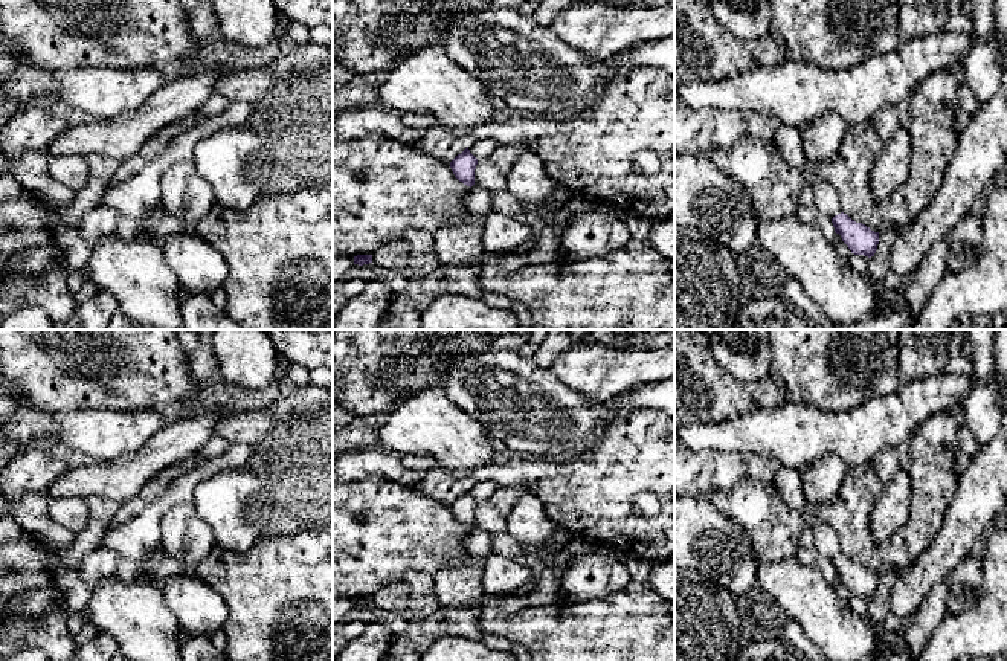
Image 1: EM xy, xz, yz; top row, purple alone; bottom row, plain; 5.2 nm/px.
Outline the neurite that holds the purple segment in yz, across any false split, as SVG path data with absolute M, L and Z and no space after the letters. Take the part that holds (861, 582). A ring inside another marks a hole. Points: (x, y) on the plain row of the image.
M809 519L815 537L813 547L819 554L832 560L835 574L841 577L851 595L874 598L879 586L879 574L871 572L862 565L856 565L841 553L836 531L824 521Z

